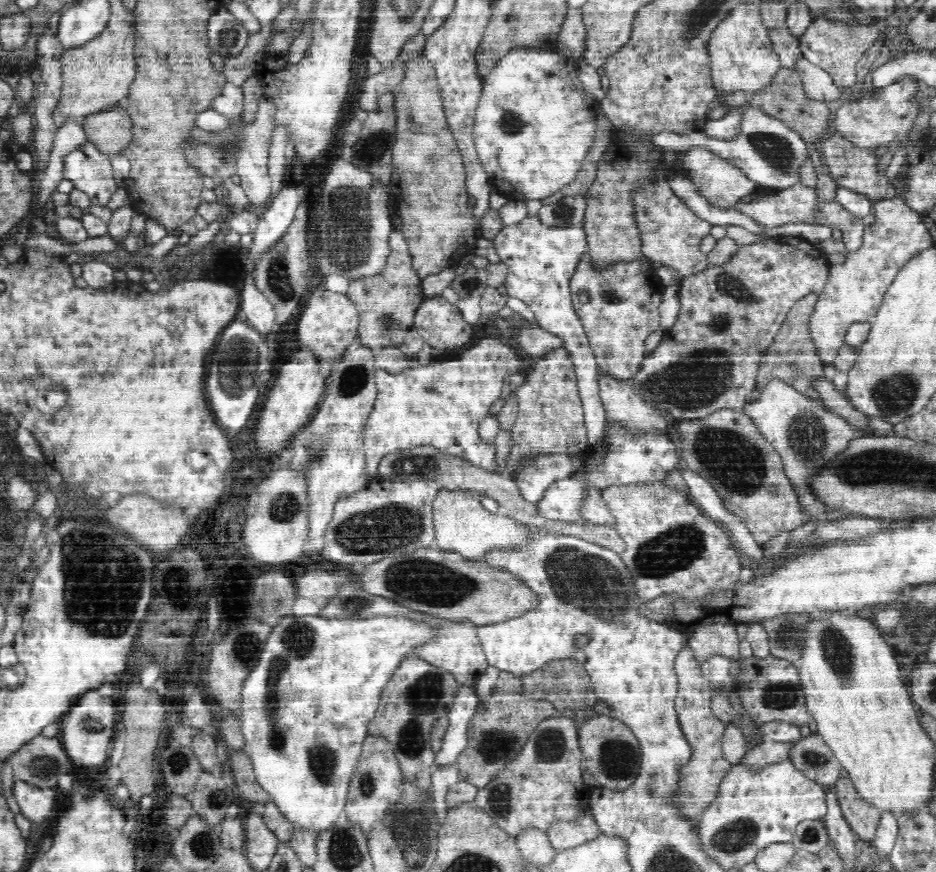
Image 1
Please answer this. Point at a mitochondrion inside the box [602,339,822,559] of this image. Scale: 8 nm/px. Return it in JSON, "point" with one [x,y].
{"point":[699,380]}

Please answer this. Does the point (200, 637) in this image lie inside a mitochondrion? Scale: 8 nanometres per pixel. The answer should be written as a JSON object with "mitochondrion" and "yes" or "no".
{"mitochondrion":"no"}

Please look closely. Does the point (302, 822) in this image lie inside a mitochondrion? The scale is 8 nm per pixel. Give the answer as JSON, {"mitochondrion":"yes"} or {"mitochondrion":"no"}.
{"mitochondrion":"no"}

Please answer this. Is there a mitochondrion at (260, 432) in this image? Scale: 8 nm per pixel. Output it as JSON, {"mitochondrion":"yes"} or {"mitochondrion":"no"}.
{"mitochondrion":"no"}

